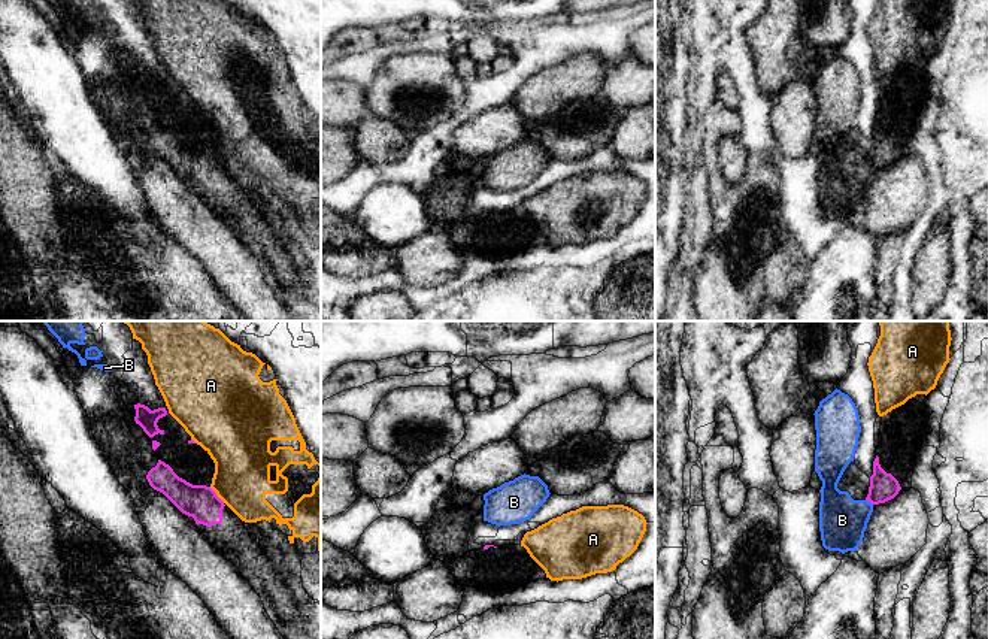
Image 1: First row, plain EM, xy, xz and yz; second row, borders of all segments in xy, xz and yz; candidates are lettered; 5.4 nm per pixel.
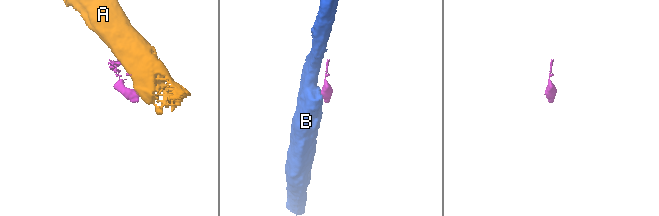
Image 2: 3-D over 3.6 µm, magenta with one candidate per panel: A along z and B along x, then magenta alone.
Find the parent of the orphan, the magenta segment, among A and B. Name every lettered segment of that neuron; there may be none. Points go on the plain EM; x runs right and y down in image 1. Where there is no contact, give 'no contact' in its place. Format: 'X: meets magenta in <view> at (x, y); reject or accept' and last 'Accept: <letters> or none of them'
A: meets magenta in xy at (215, 160); reject
B: meets magenta in yz at (869, 166); reject
Accept: none of them

